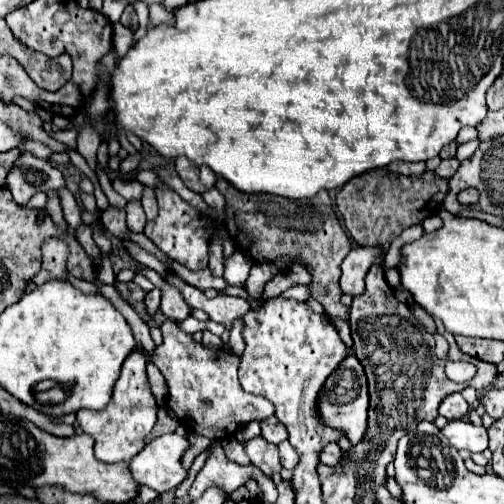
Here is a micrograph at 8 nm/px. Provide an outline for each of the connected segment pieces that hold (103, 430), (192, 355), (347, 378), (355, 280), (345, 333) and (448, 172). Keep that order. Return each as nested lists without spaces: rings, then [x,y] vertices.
[[[136,348],[122,366],[122,374],[114,386],[114,396],[110,404],[104,410],[78,410],[78,424],[82,432],[90,434],[96,440],[96,458],[100,462],[116,464],[130,462],[144,448],[144,438],[154,428],[156,414],[158,406],[146,378],[146,358]]]
[[[164,320],[160,330],[164,342],[154,348],[150,362],[162,372],[166,380],[168,406],[180,424],[210,440],[222,440],[234,436],[242,424],[274,416],[274,406],[266,398],[258,398],[242,390],[236,374],[240,364],[238,356],[224,348],[210,350],[202,346],[172,320]]]
[[[348,354],[344,362],[328,376],[324,382],[324,390],[320,390],[318,406],[316,406],[318,418],[332,430],[340,430],[342,436],[348,438],[348,442],[354,446],[362,440],[366,432],[366,420],[368,420],[368,384],[364,376],[362,364],[356,360],[354,354]]]
[[[352,248],[350,254],[344,258],[341,264],[340,287],[344,294],[352,294],[353,297],[362,294],[365,290],[364,278],[372,264],[382,264],[380,250],[368,248]]]
[[[332,318],[332,322],[336,324],[336,330],[338,330],[338,334],[340,338],[342,338],[344,346],[352,348],[352,338],[350,338],[350,326],[348,326],[348,322],[342,322],[342,320],[334,320],[334,318]]]
[[[456,158],[442,160],[442,162],[440,162],[440,166],[434,170],[434,174],[436,174],[436,176],[440,176],[440,178],[450,178],[450,176],[458,170],[458,166],[460,166],[460,162],[458,162]]]

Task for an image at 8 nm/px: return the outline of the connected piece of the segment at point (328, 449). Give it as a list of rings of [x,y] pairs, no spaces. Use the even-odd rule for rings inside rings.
[[[330,442],[330,444],[324,446],[324,450],[320,452],[320,458],[322,458],[324,464],[328,464],[328,466],[336,466],[336,464],[342,462],[342,450],[338,448],[336,442]]]

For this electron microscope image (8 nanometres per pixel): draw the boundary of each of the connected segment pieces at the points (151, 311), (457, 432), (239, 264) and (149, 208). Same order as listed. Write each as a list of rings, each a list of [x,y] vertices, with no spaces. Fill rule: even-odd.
[[[154,288],[152,292],[148,292],[148,294],[146,294],[146,298],[144,298],[144,304],[146,304],[148,318],[150,318],[150,316],[154,316],[154,314],[156,314],[156,310],[158,310],[158,306],[160,306],[160,290],[158,290],[158,288]]]
[[[468,418],[452,420],[442,428],[442,434],[450,440],[456,450],[468,452],[484,452],[488,448],[488,434],[486,428],[470,424]]]
[[[234,252],[232,258],[226,258],[224,266],[226,266],[224,268],[226,284],[244,288],[244,284],[248,280],[248,274],[250,274],[250,268],[252,268],[252,260],[248,256],[244,256],[242,252]]]
[[[144,188],[144,194],[142,194],[142,208],[144,208],[148,220],[154,220],[154,218],[156,218],[158,208],[156,208],[156,198],[154,198],[154,188]]]

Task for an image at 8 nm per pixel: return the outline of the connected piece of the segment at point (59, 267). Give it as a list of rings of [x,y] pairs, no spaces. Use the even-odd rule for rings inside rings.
[[[50,238],[44,242],[42,251],[42,267],[40,272],[32,278],[34,284],[44,284],[50,278],[66,280],[66,260],[69,249],[66,243],[58,238]],[[52,268],[52,270],[48,270]]]

